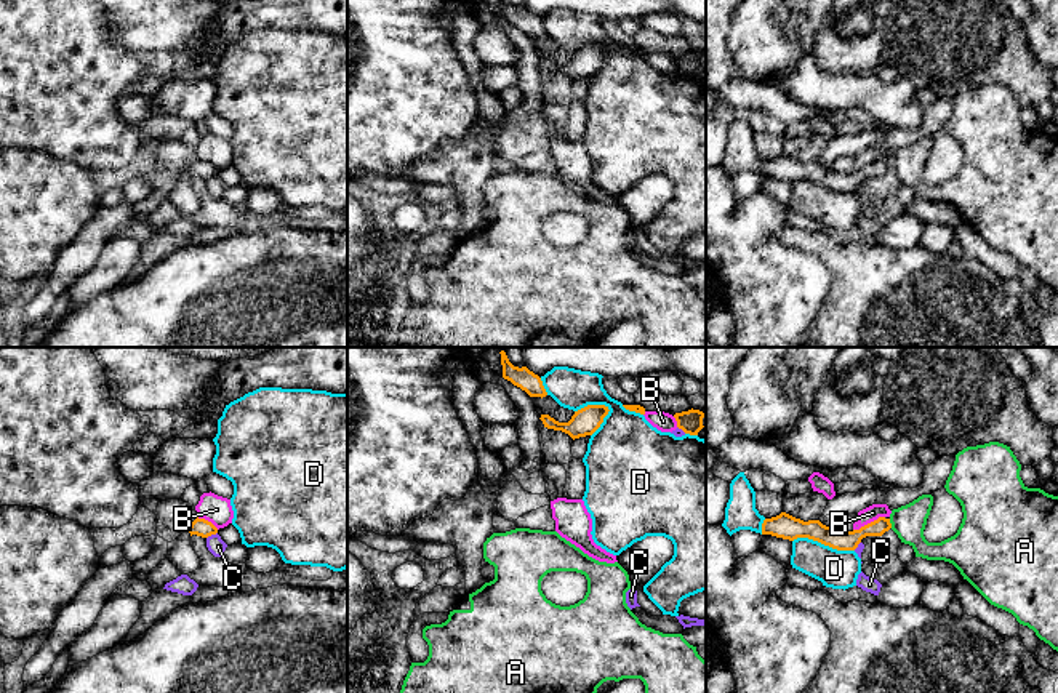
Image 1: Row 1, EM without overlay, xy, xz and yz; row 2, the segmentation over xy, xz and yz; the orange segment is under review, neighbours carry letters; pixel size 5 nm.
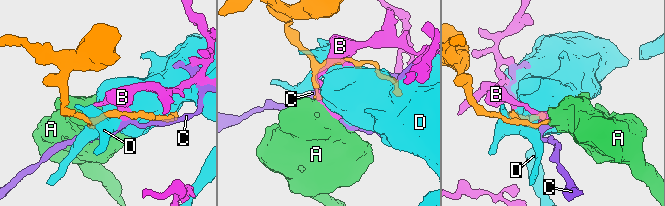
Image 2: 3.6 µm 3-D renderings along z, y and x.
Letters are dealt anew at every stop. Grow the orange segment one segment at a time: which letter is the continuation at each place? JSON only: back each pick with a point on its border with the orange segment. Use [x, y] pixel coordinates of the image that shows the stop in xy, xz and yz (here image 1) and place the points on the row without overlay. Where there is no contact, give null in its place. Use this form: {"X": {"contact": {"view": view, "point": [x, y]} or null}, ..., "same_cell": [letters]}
{"same_cell": []}

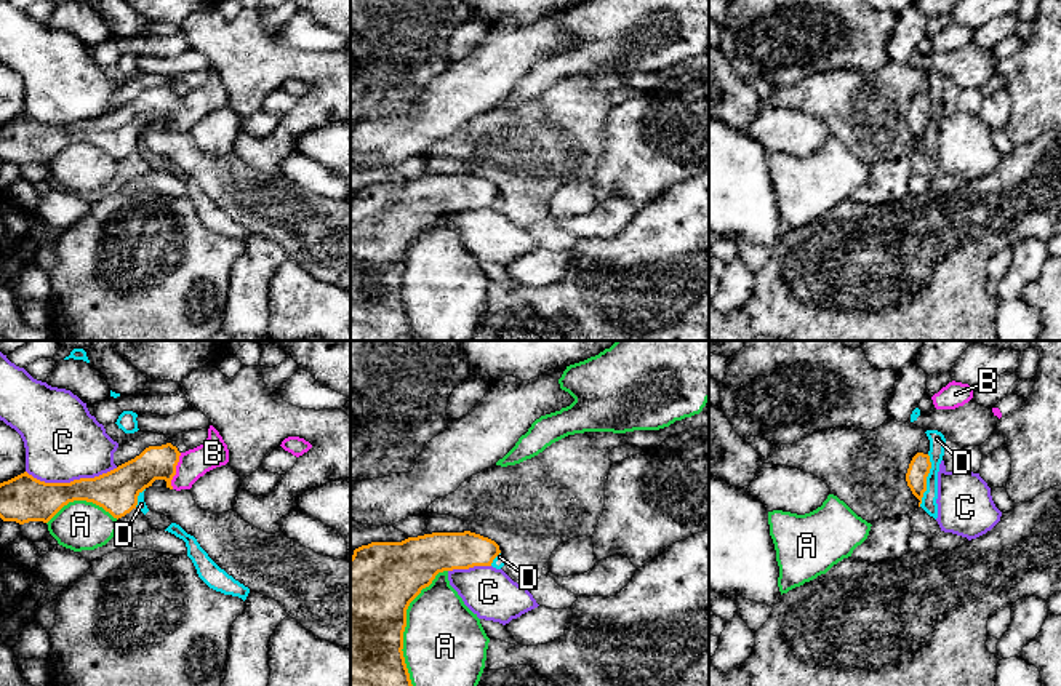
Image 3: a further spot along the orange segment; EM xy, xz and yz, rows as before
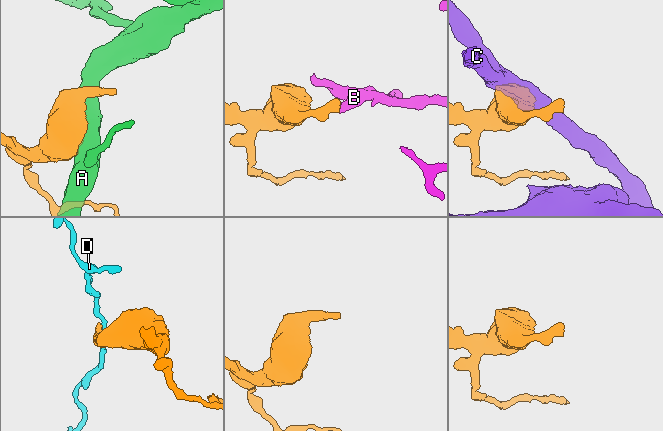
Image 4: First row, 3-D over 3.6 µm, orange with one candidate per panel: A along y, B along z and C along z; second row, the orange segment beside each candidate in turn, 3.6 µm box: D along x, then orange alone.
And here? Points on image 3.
{"B": {"contact": {"view": "xy", "point": [175, 112]}}, "same_cell": ["B"]}

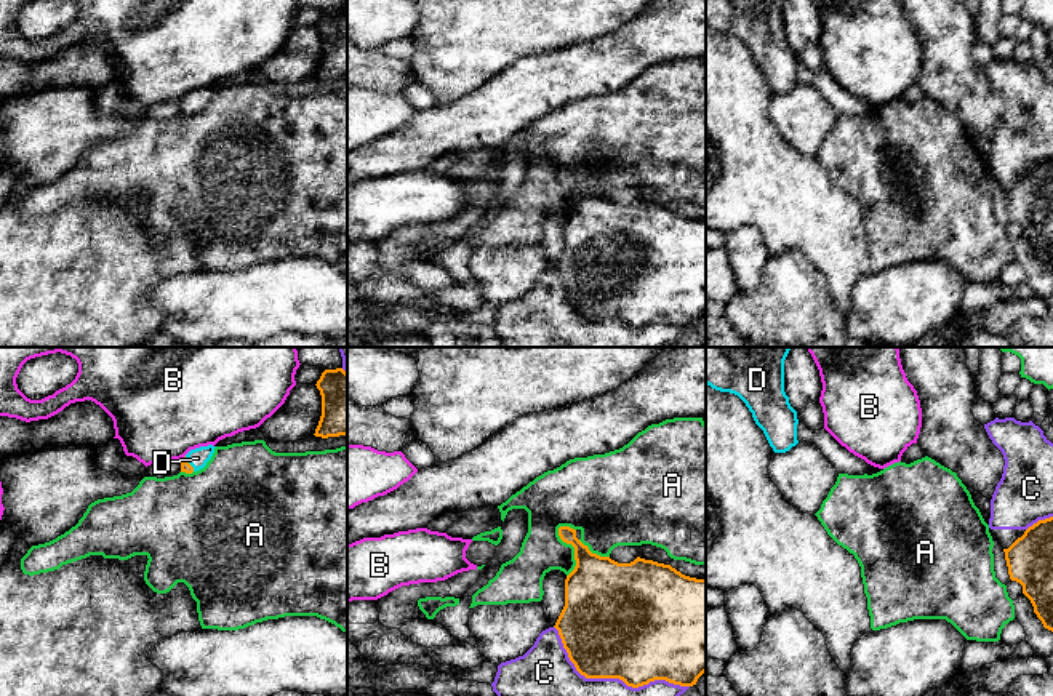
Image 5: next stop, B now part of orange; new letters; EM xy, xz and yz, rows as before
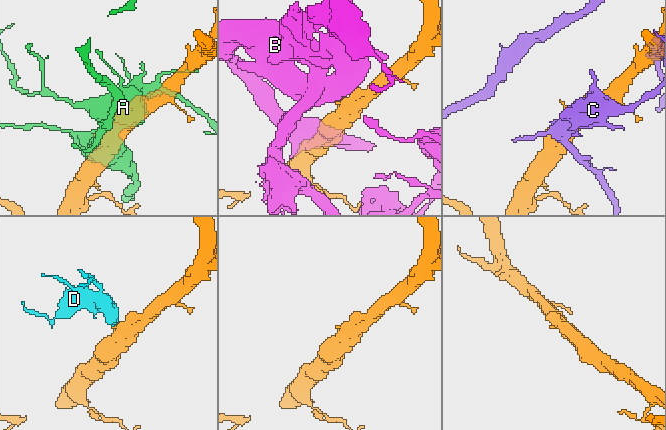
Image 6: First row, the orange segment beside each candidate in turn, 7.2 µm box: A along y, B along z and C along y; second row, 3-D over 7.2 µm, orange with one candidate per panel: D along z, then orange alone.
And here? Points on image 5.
{"D": {"contact": {"view": "xy", "point": [189, 106]}}, "same_cell": ["D"]}

